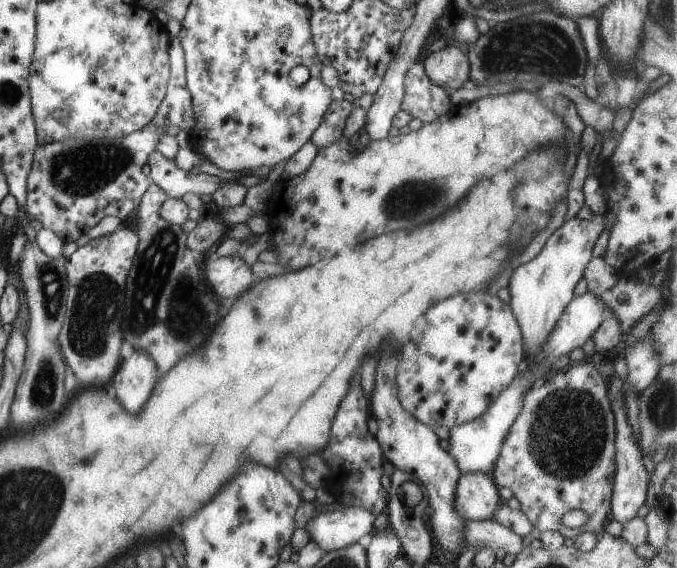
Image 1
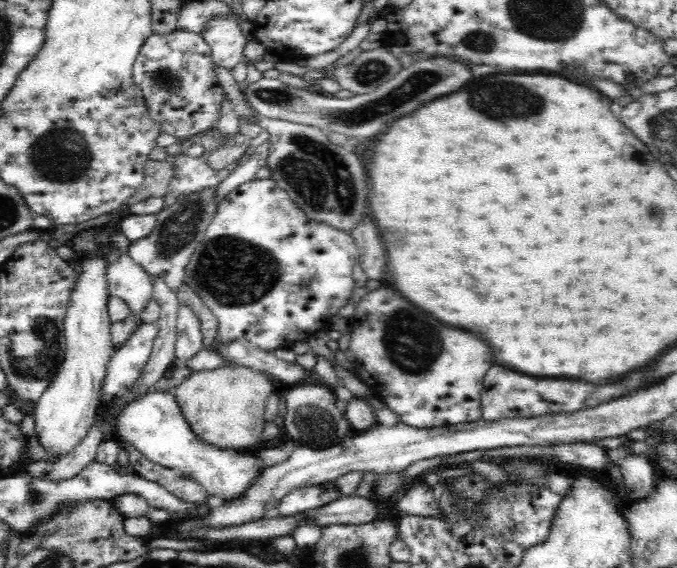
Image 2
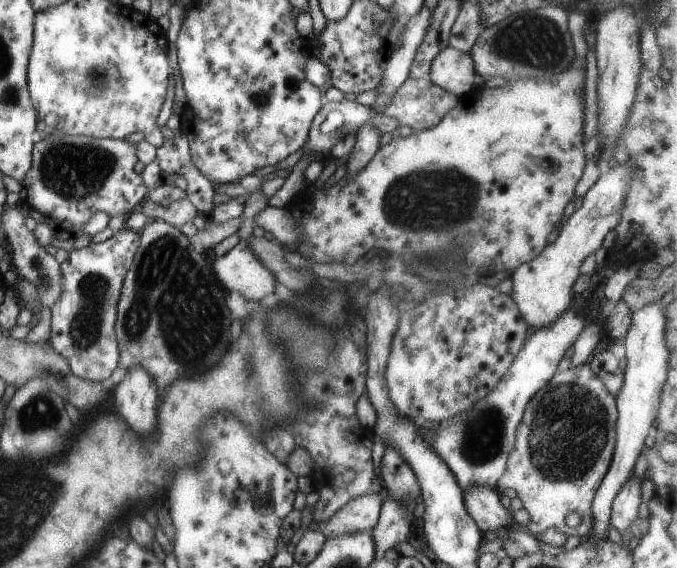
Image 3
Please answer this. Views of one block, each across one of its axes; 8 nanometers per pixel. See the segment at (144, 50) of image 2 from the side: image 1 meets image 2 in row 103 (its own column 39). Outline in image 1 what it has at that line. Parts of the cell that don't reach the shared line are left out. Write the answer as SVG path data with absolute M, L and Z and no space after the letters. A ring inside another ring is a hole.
M178 36L172 38L169 44L166 97L146 127L122 139L67 137L37 146L27 179L27 200L24 202L29 219L40 221L42 227L52 230L65 244L86 235L105 216L126 221L137 211L149 188L150 179L141 169L170 124L189 132L195 124L191 95L187 88L185 57Z

